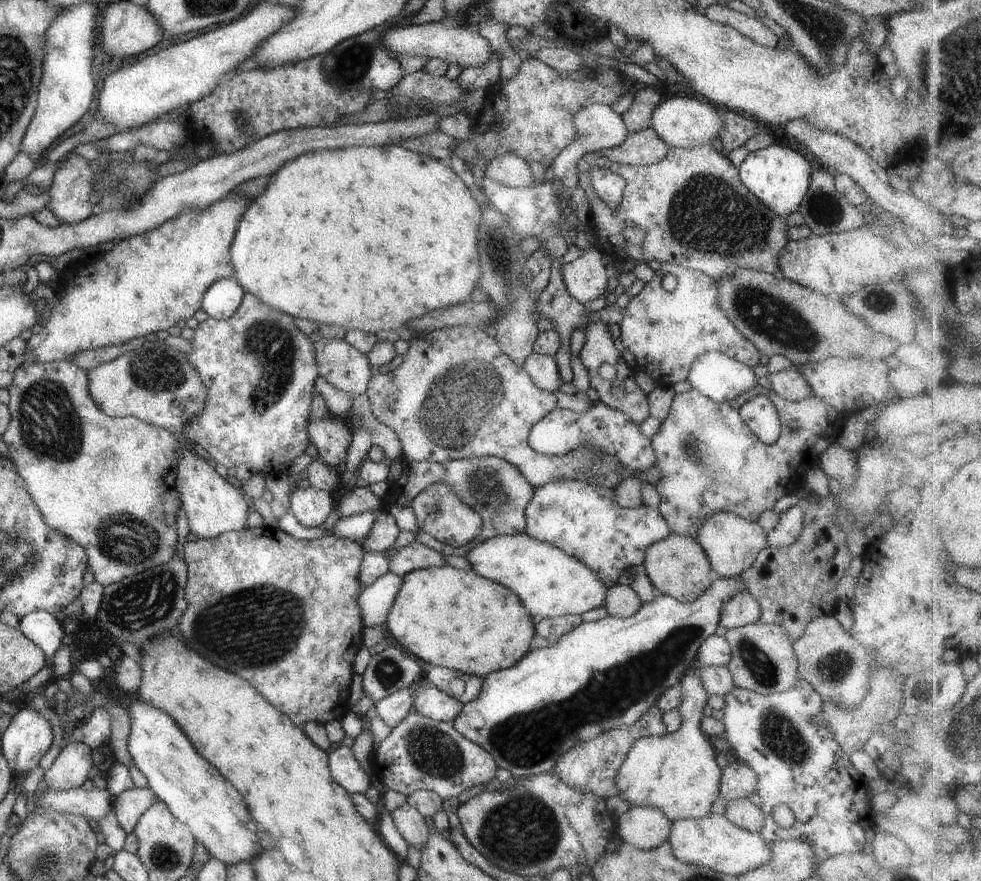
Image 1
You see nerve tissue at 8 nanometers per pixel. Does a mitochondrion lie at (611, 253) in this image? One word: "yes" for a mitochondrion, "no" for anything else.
no

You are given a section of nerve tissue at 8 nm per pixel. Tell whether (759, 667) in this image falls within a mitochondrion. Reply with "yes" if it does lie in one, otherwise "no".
yes

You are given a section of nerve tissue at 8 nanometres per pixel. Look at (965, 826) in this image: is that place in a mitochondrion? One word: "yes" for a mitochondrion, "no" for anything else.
no

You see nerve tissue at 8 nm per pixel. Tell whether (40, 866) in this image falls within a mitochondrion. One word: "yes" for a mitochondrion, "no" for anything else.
yes

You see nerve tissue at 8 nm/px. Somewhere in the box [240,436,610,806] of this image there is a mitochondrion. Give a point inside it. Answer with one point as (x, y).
(431, 751)

